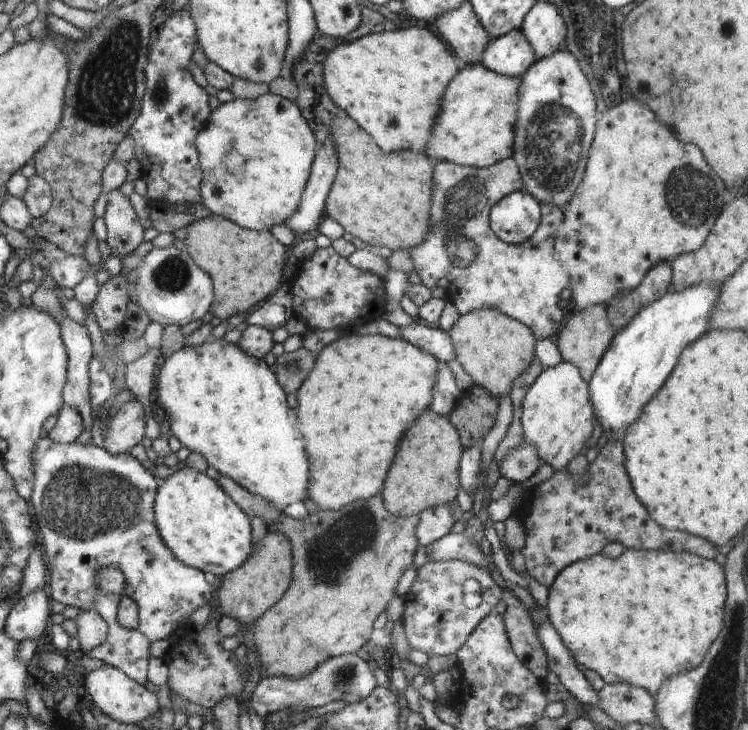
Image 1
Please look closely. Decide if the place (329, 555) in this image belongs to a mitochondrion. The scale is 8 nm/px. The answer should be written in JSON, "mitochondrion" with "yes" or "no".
{"mitochondrion":"yes"}

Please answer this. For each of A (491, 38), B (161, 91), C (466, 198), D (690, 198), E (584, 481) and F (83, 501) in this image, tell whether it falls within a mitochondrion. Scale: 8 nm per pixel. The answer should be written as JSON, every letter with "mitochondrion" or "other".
{"A":"other","B":"mitochondrion","C":"mitochondrion","D":"mitochondrion","E":"other","F":"mitochondrion"}

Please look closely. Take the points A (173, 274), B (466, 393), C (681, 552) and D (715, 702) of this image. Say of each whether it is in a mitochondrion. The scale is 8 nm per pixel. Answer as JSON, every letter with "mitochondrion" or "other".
{"A":"mitochondrion","B":"other","C":"other","D":"mitochondrion"}

